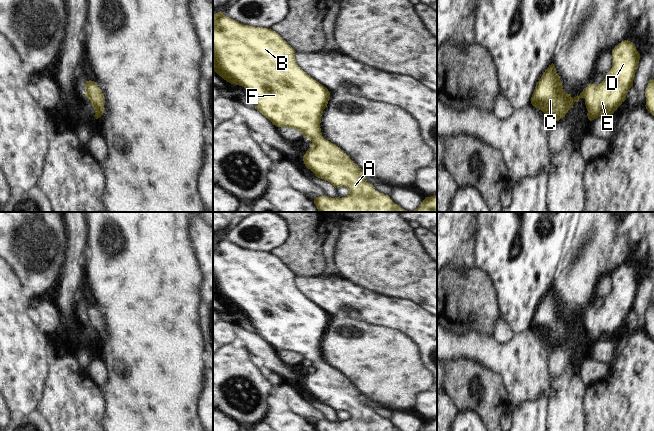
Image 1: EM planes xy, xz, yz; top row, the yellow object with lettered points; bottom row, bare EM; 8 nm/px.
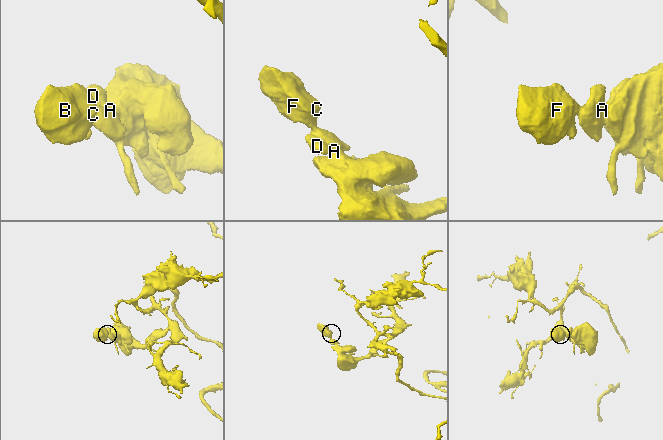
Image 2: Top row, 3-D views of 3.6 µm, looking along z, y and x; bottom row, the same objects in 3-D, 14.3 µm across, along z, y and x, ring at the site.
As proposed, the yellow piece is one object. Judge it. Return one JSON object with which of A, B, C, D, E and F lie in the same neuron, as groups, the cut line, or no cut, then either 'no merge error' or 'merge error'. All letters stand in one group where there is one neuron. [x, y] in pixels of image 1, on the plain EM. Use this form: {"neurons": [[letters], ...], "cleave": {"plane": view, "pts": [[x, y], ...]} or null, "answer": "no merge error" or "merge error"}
{"neurons": [["A", "B", "C", "D", "E", "F"]], "cleave": null, "answer": "no merge error"}

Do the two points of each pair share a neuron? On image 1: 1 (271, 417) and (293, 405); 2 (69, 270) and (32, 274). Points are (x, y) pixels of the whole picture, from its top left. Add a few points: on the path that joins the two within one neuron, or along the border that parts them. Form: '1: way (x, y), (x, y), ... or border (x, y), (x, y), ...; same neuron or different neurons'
1: border (287, 410), (304, 419); different neurons
2: border (67, 248), (62, 274), (56, 284); different neurons

